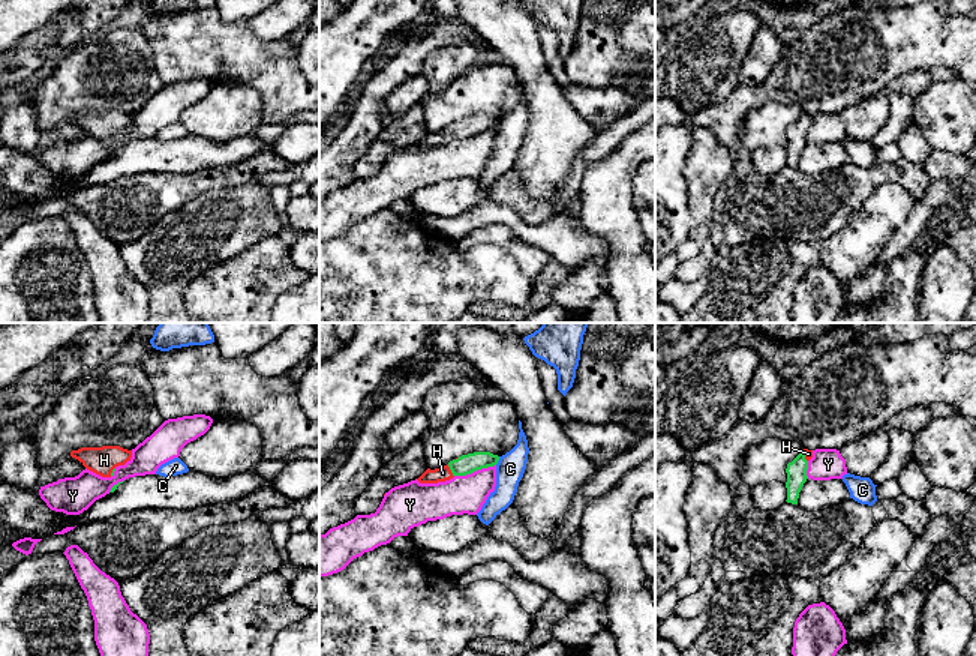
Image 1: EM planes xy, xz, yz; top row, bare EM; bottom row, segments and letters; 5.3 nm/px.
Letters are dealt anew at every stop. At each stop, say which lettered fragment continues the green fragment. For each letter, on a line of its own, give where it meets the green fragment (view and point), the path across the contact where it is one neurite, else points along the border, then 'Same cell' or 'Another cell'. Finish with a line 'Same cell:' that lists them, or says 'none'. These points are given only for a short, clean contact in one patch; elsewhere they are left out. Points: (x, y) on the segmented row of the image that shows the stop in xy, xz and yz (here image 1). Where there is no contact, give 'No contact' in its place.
C: Touches green at xz (498, 460). Boundary: xz (499, 457), (495, 464). Another cell
H: Touches green at xz (450, 469). Path across: xz (465, 464), (450, 469), (443, 473). Same cell
Y: Touches green at xz (474, 470). Boundary: xz (495, 464), (455, 476). Another cell
Same cell: H

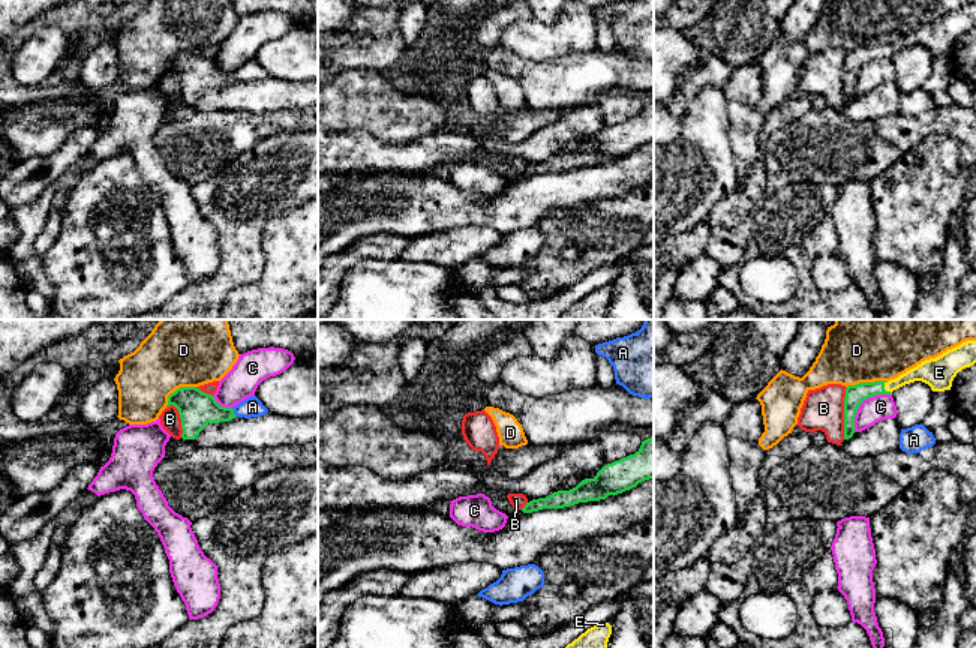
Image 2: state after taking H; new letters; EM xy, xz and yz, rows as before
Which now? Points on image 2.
A: Touches green at xy (233, 413). Boundary: xy (231, 408), (237, 416). Another cell
B: Touches green at yz (844, 413). Another cell
C: Touches green at yz (862, 401). Another cell
D: Touches green at yz (867, 383). Another cell
E: Touches green at yz (883, 389). Same cell
Same cell: E

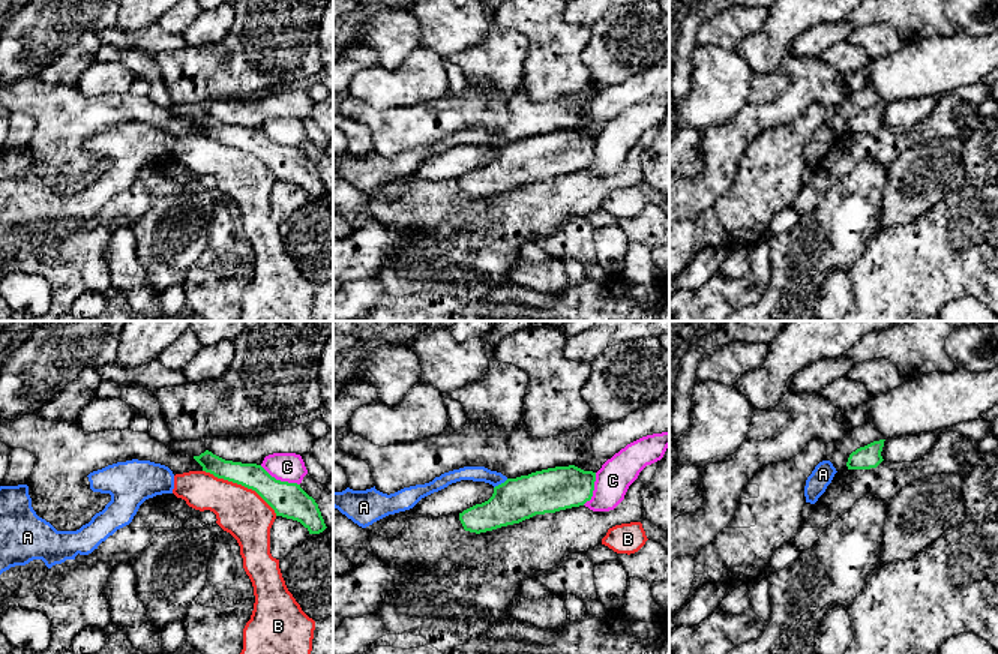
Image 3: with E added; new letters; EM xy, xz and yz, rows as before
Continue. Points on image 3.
A: Touches green at xz (502, 483). Boundary: xz (508, 479), (494, 488). Another cell
B: Touches green at xy (240, 483). Another cell
C: Touches green at xy (279, 480). Another cell
Same cell: none

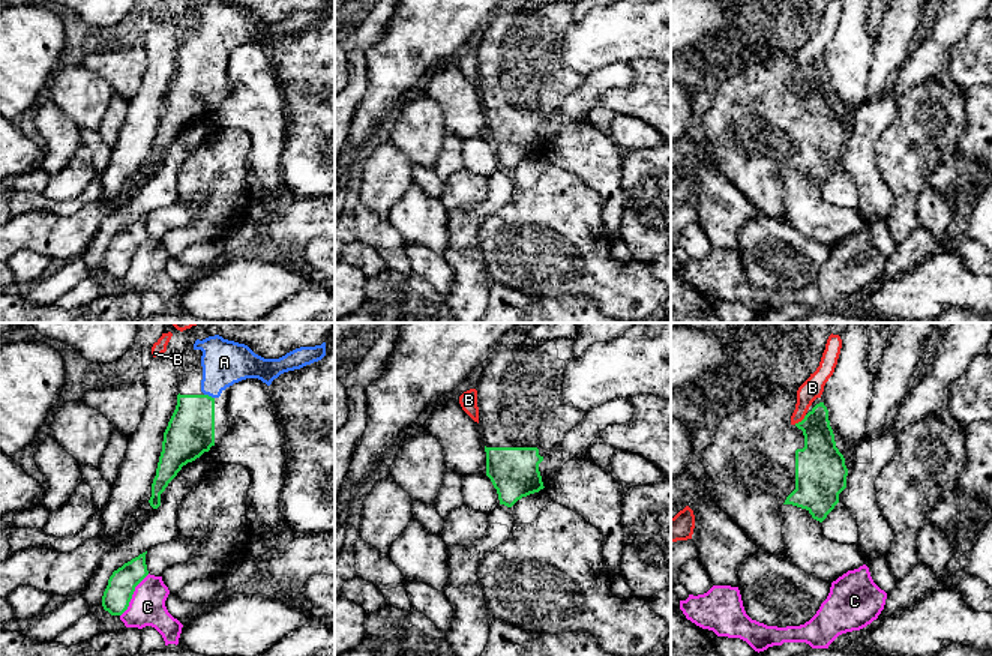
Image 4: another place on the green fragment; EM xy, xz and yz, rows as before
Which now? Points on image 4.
A: Touches green at xy (207, 395). Path across: xy (191, 430), (207, 395), (224, 362). Same cell
B: Touches green at yz (802, 421). Boundary: yz (806, 415), (794, 424). Another cell
C: Touches green at xy (132, 593). Another cell
Same cell: A

